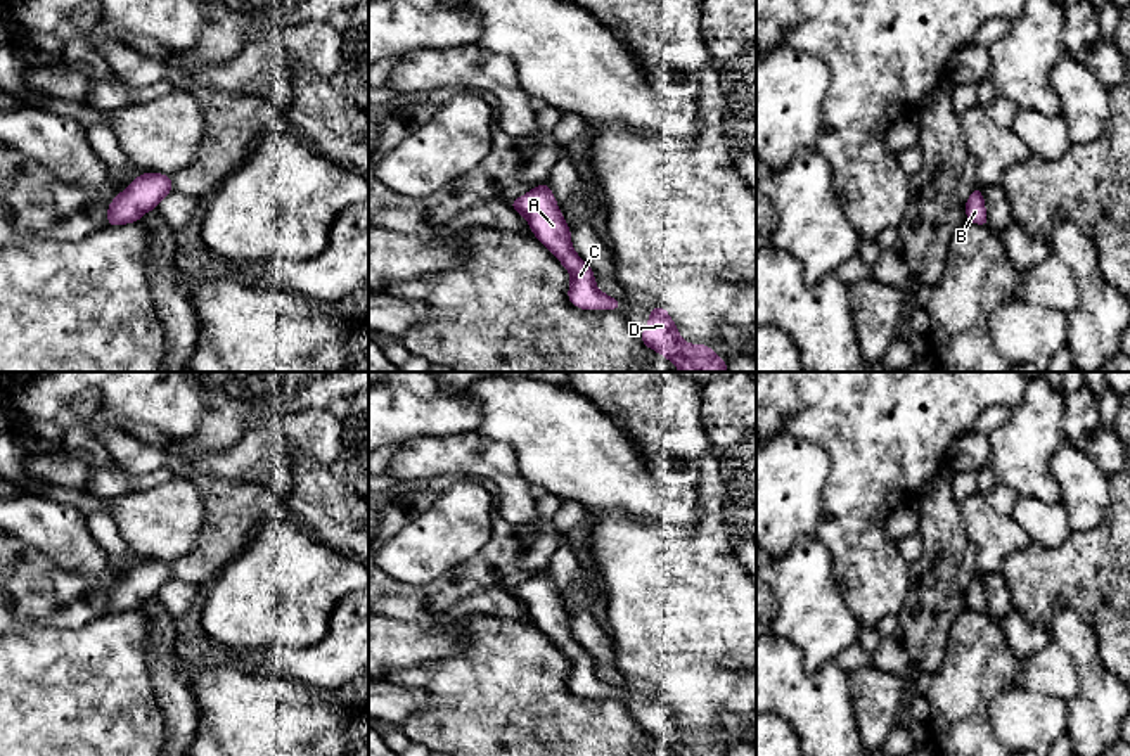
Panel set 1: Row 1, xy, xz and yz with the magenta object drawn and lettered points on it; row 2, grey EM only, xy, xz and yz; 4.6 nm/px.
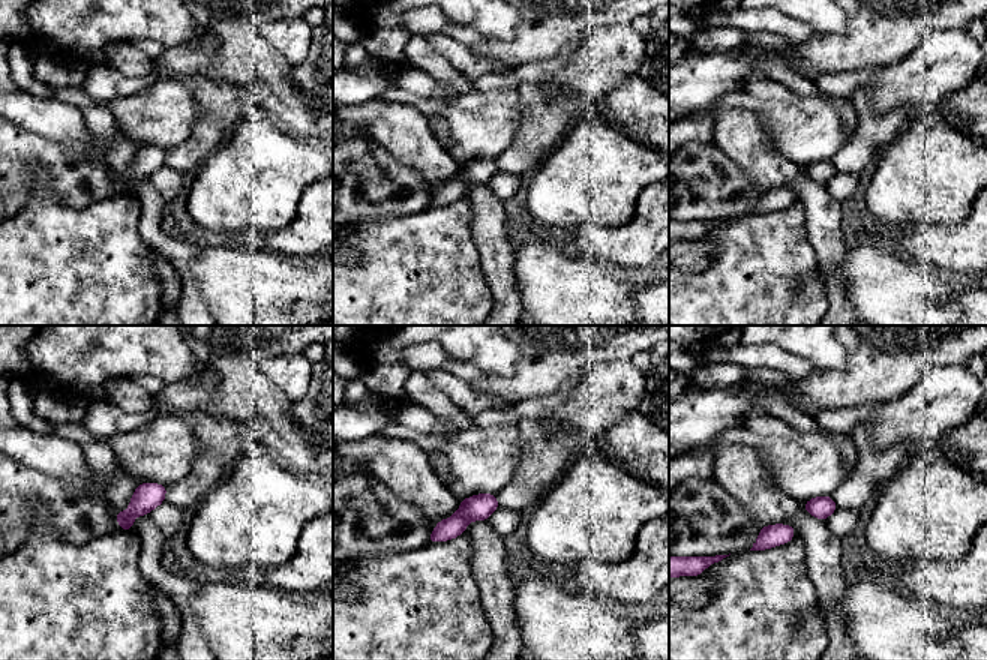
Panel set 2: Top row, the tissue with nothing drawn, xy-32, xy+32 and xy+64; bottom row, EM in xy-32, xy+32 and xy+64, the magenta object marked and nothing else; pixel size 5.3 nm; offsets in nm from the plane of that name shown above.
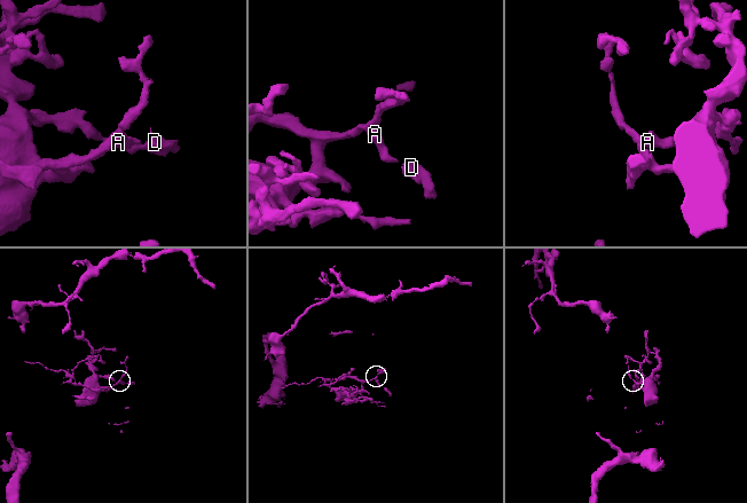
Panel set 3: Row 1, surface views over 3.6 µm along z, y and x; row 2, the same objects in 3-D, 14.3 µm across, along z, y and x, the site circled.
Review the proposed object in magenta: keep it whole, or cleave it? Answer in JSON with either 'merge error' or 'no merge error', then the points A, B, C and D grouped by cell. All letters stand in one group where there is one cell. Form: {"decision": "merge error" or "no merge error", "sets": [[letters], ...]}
{"decision": "no merge error", "sets": [["A", "B", "C", "D"]]}

